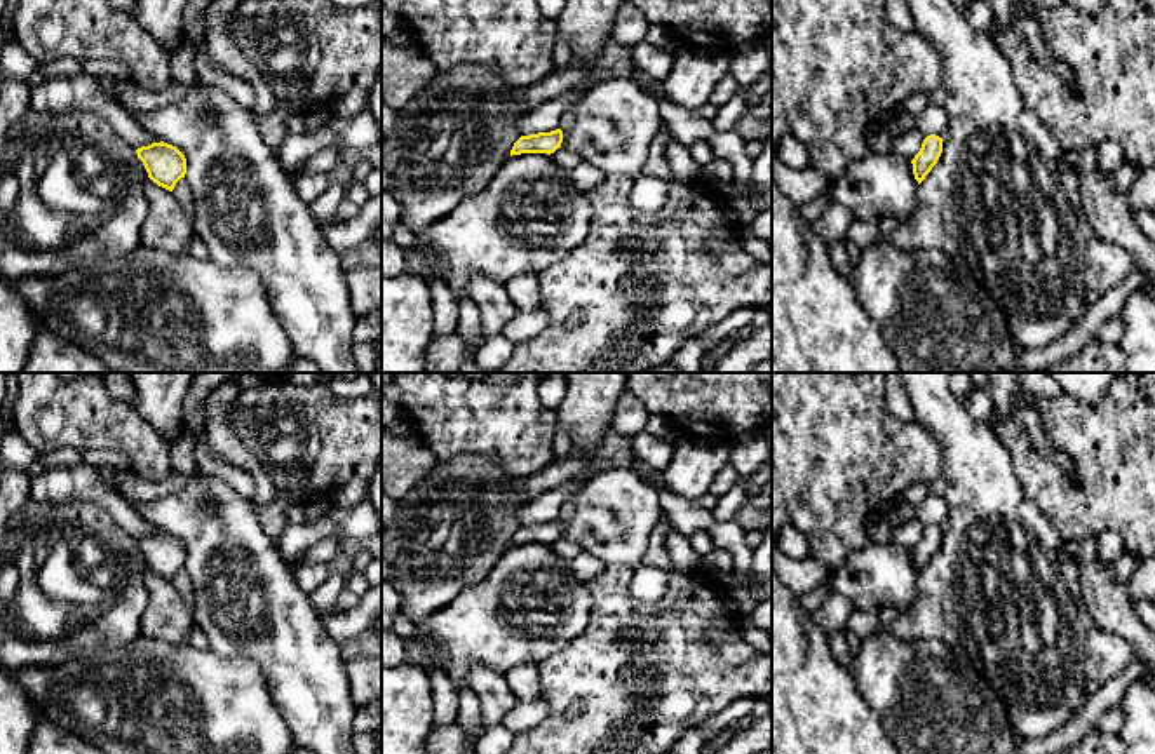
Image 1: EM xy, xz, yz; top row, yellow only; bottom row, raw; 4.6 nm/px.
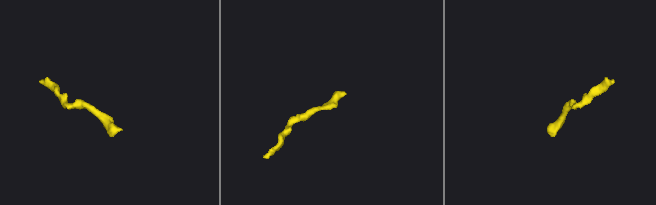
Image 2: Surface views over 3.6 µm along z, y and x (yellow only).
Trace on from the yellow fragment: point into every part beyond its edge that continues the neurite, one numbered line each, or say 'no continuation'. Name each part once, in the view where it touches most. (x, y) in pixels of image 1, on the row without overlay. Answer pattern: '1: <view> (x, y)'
1: xz (546, 507)

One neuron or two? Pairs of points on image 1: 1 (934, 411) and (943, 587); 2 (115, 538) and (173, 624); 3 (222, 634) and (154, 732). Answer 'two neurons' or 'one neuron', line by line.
1: one neuron
2: two neurons
3: two neurons

